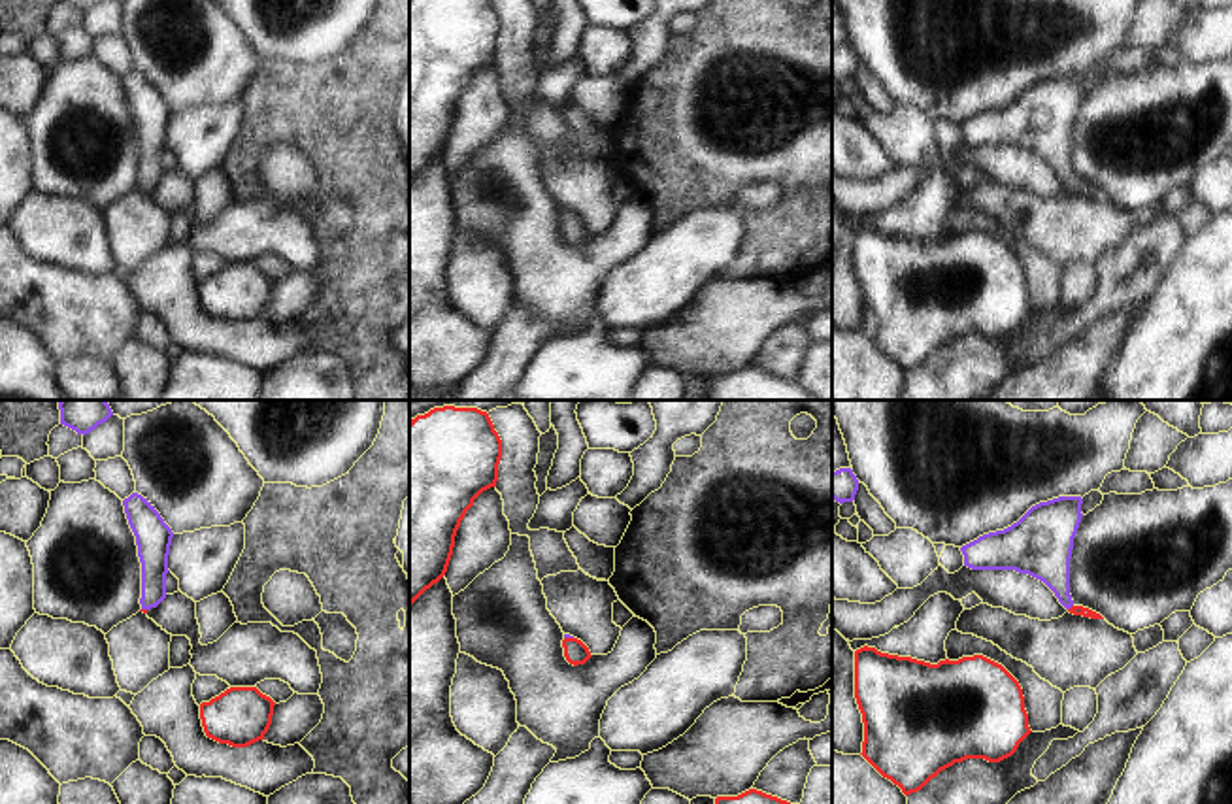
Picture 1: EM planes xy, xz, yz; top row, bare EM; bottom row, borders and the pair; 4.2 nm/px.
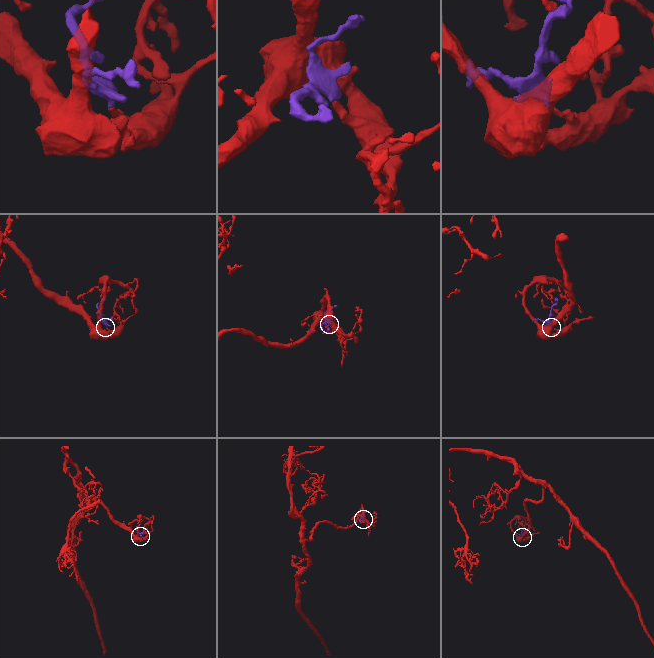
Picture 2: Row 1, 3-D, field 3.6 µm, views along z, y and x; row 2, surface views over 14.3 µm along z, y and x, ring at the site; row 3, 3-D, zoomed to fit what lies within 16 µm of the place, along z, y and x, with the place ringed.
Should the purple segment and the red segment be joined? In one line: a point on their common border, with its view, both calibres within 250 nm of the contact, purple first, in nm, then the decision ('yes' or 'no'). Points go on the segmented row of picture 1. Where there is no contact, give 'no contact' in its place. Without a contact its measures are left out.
meets purple in yz at (1070, 606); 220 nm thick on the purple side, 50 nm on the other; yes

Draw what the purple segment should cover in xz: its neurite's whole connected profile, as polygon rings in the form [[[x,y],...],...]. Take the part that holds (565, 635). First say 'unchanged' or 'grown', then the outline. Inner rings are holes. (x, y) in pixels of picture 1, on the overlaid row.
grown; [[[564,634],[562,647],[566,661],[574,666],[585,664],[592,657],[589,647],[570,634]]]

